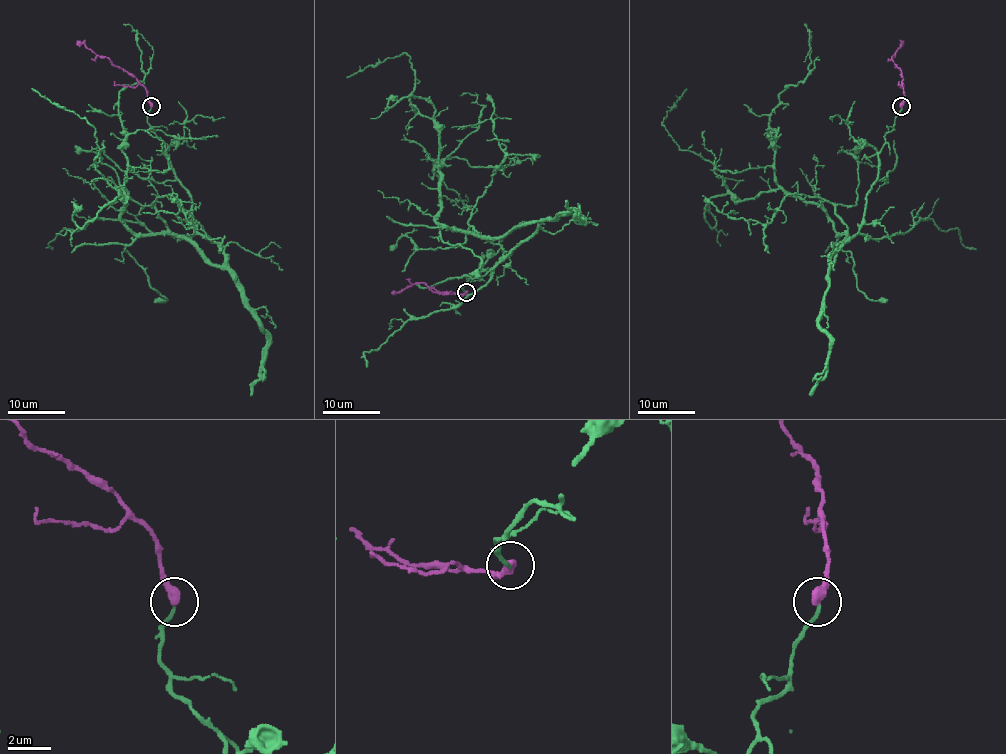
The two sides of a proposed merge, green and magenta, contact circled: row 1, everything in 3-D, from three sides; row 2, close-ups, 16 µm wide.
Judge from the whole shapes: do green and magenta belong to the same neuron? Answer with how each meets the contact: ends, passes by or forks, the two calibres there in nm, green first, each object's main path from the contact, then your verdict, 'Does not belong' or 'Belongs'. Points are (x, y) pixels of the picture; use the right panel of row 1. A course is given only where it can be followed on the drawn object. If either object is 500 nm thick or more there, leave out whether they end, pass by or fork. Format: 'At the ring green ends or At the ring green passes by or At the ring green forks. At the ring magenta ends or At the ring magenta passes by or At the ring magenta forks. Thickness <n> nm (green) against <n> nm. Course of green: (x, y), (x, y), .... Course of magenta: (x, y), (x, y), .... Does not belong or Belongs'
At the ring green ends. At the ring magenta ends. Thickness 160 nm (green) against 480 nm. Course of green: (902, 107), (830, 265), (846, 238), (816, 204), (739, 200), (682, 150), (662, 121), (686, 89). Course of magenta: (902, 106), (902, 72), (892, 57), (902, 40). Belongs

